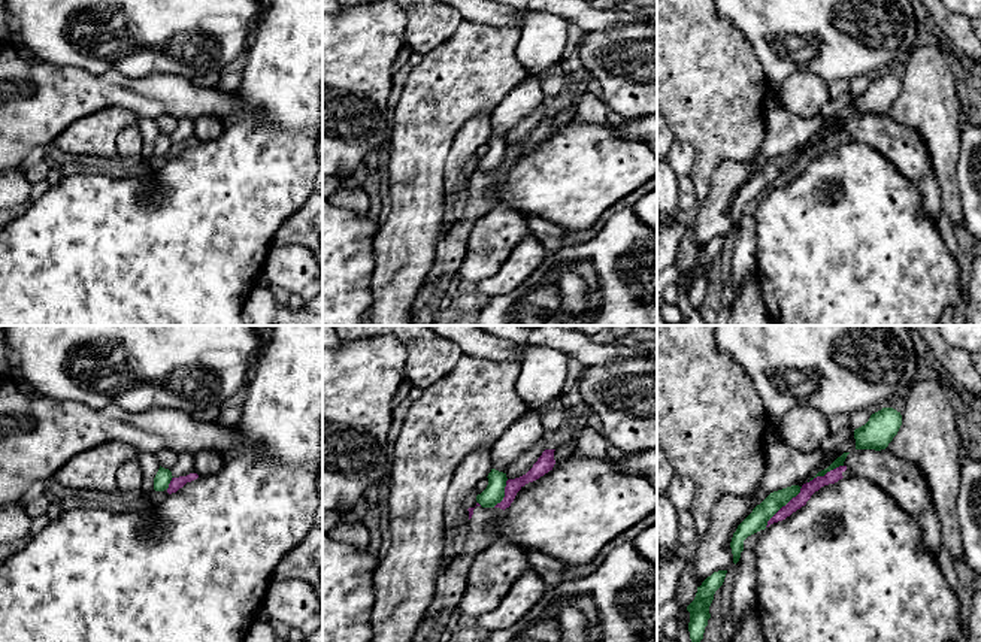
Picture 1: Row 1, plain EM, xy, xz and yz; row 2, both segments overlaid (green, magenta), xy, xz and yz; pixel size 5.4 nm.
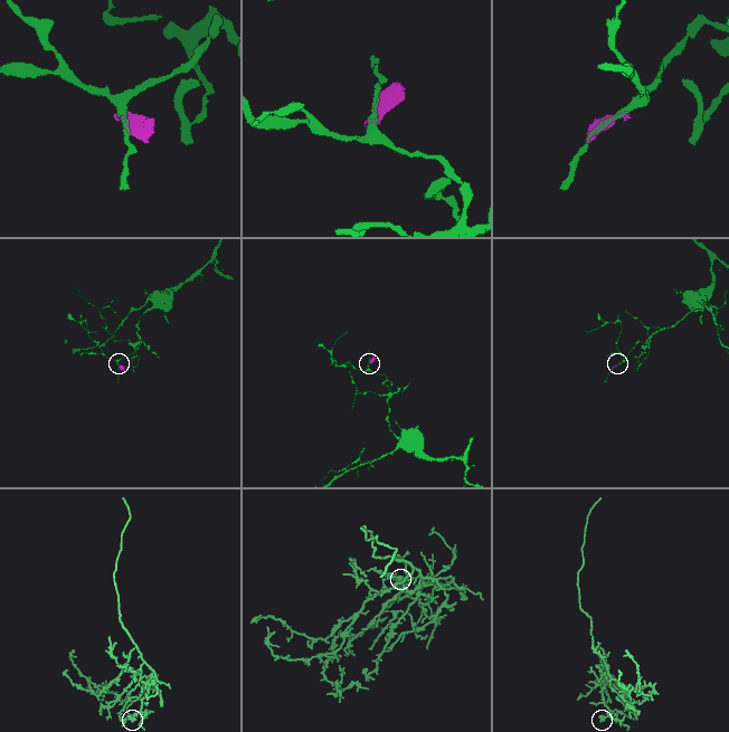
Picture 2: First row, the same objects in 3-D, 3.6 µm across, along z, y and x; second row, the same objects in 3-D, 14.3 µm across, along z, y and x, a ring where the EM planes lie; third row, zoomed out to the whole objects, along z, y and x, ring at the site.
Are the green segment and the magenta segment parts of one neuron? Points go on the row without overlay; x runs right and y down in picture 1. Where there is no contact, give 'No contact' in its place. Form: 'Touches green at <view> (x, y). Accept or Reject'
Touches green at yz (783, 170). Reject

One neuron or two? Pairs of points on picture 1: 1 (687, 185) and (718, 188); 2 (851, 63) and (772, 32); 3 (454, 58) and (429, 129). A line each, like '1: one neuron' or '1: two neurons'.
1: two neurons
2: one neuron
3: one neuron

